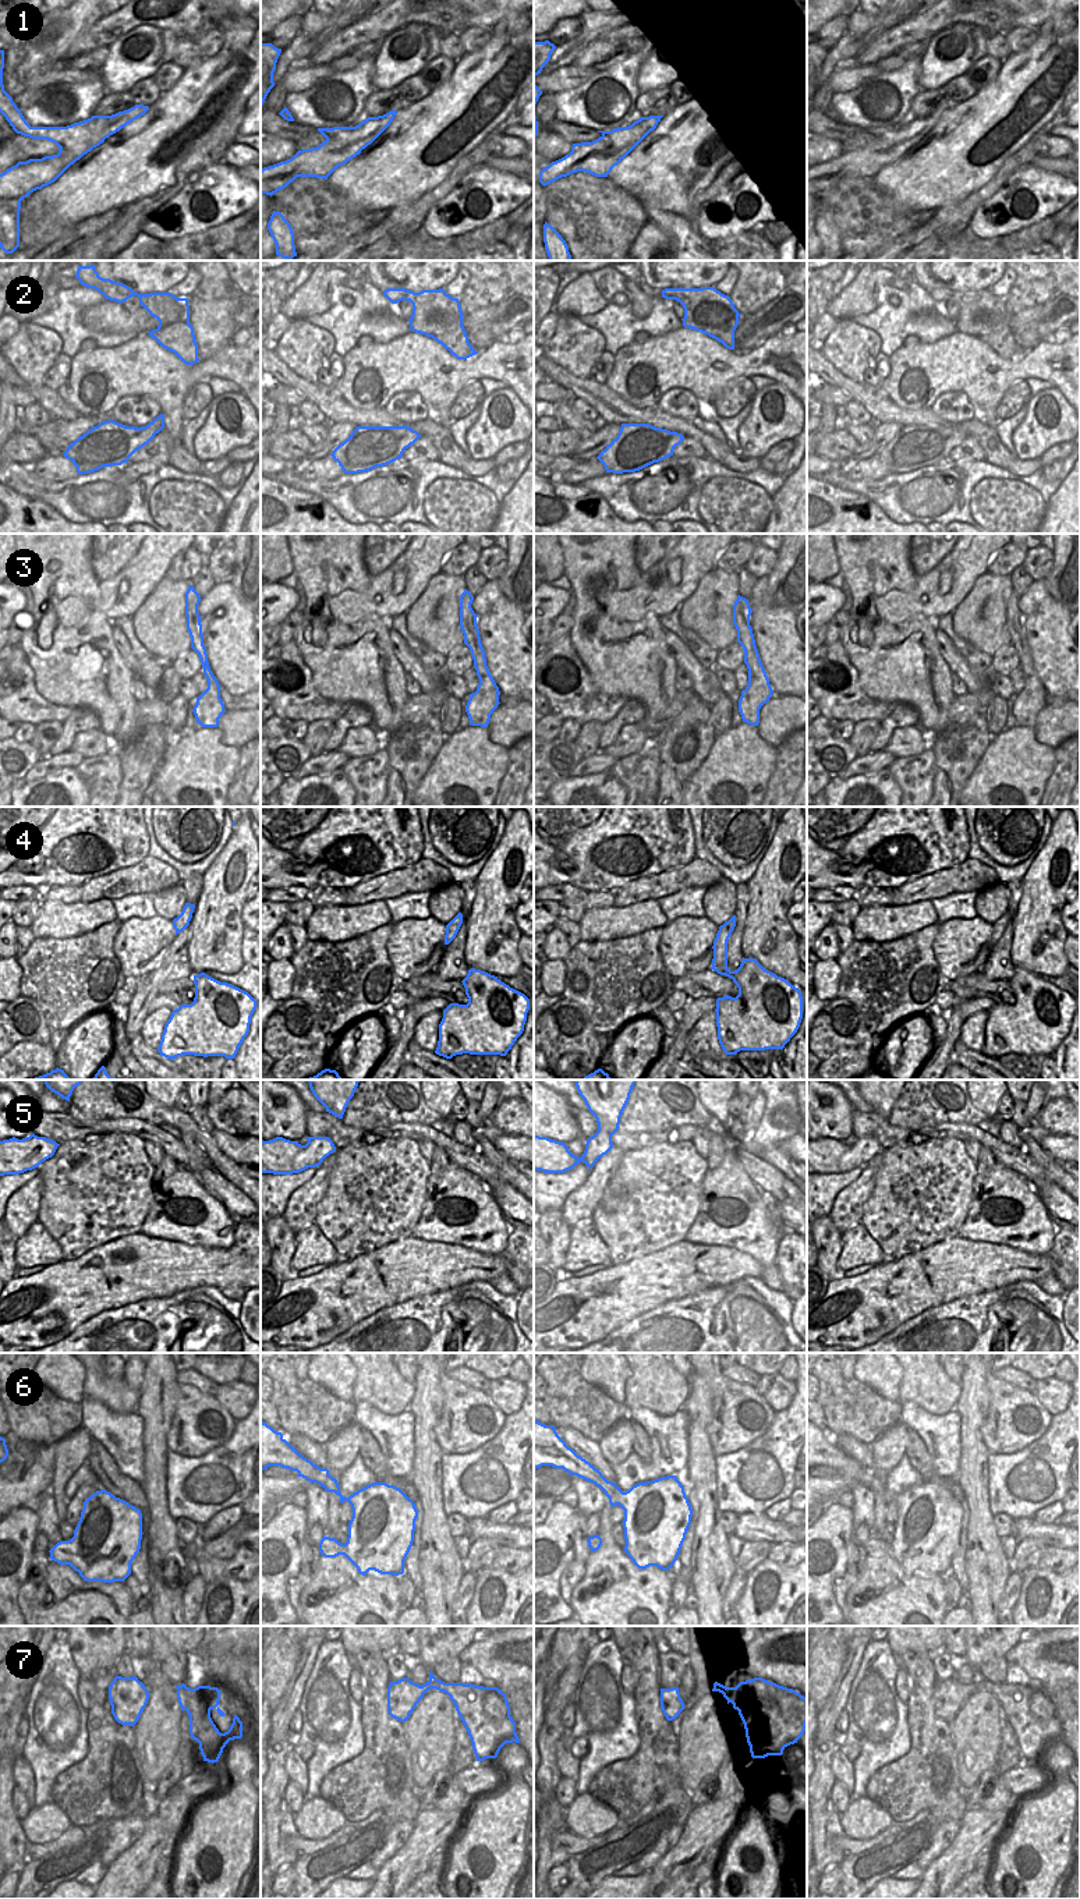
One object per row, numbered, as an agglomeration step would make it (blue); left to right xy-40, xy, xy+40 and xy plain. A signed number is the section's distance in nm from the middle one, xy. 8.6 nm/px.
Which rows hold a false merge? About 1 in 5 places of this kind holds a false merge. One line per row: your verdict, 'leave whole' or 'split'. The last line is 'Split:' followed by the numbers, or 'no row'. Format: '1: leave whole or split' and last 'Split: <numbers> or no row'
1: split
2: split
3: leave whole
4: leave whole
5: leave whole
6: leave whole
7: leave whole
Split: 1, 2

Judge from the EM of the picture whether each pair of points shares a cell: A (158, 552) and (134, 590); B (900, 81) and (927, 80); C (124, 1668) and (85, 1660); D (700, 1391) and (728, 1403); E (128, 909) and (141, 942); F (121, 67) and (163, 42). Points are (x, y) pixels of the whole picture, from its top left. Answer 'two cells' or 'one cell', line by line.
A: one cell
B: two cells
C: two cells
D: two cells
E: two cells
F: one cell

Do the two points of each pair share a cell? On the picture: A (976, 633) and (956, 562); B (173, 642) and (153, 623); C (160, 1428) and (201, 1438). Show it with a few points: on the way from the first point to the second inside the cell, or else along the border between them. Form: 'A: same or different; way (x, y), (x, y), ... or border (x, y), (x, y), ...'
A: different; border (985, 570), (969, 594), (951, 612)
B: same; way (169, 638), (158, 627)
C: different; border (179, 1399), (167, 1432), (167, 1449)

